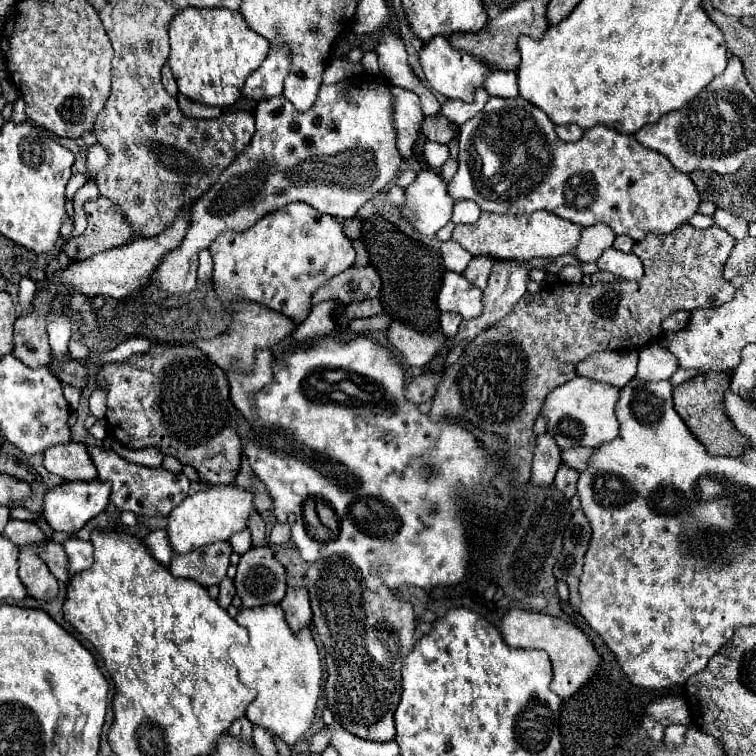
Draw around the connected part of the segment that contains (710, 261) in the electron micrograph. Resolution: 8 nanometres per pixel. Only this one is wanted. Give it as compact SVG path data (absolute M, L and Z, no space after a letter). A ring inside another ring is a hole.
M680 225L676 233L666 233L664 237L656 233L648 233L644 241L638 241L634 245L634 253L640 255L640 261L644 265L644 277L640 281L616 279L612 283L596 283L592 287L586 287L582 283L574 285L574 283L558 281L558 283L542 287L542 291L538 293L526 293L514 305L512 313L508 313L496 325L488 327L474 341L470 341L464 353L458 357L458 361L446 367L446 377L436 389L430 415L436 419L438 417L442 419L466 417L472 421L472 425L504 437L508 441L506 461L516 471L516 485L524 485L530 479L532 455L536 447L536 437L532 431L534 421L538 413L542 411L542 405L548 393L574 377L570 375L570 365L576 365L584 361L590 353L604 349L608 341L612 339L616 339L614 341L616 349L642 349L664 337L660 323L670 313L678 309L692 311L692 309L704 309L704 307L718 307L730 301L736 293L736 287L722 277L722 269L732 247L734 247L734 239L720 227L696 229L692 225ZM600 319L612 323L610 333L604 335L602 329L600 331L596 329L596 323Z

